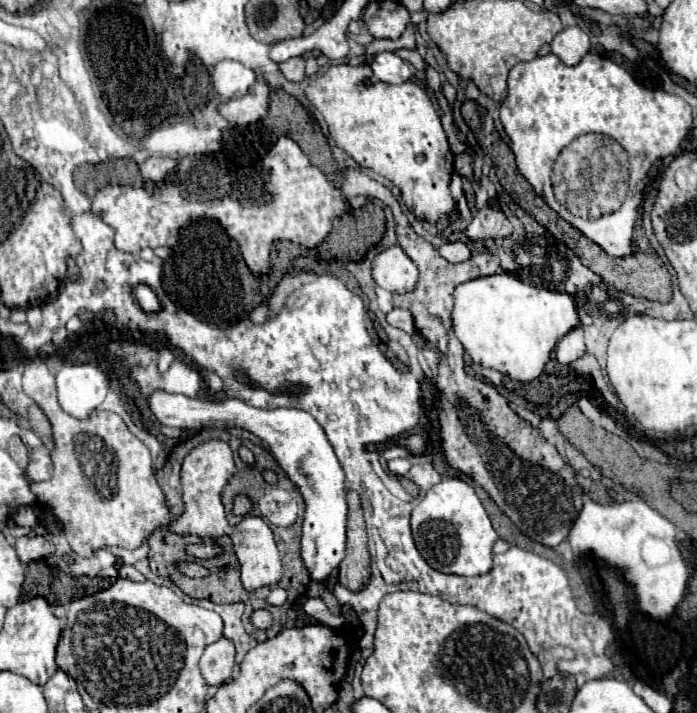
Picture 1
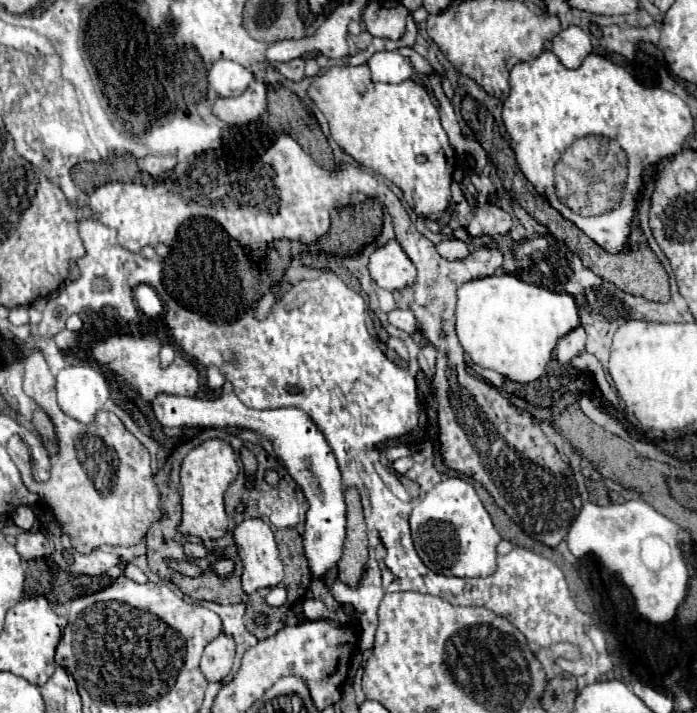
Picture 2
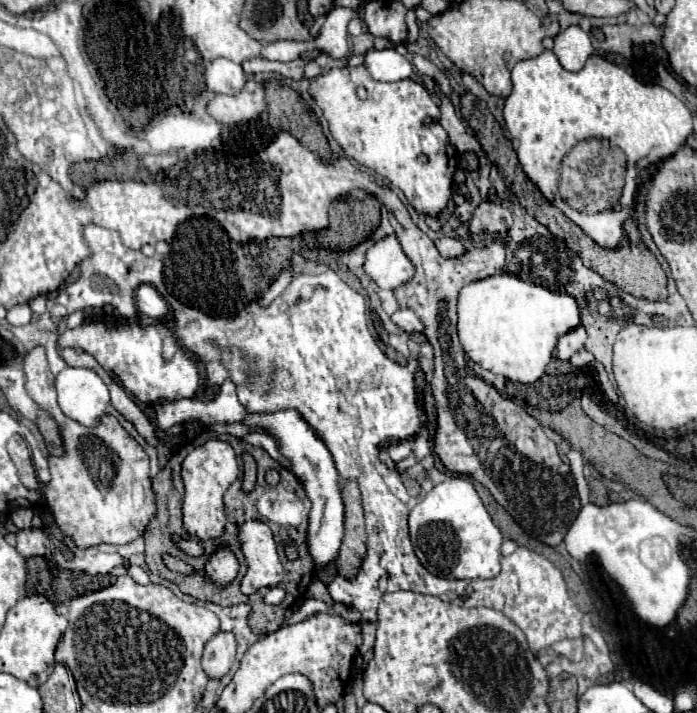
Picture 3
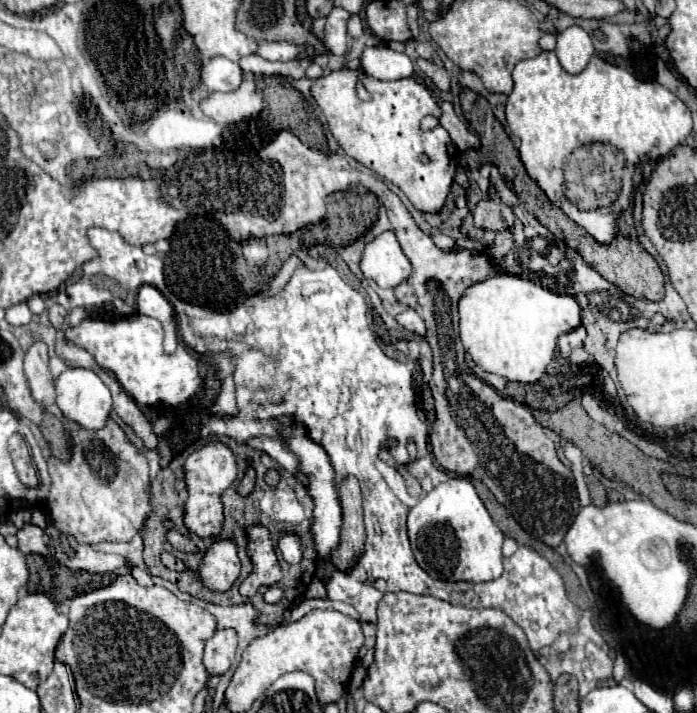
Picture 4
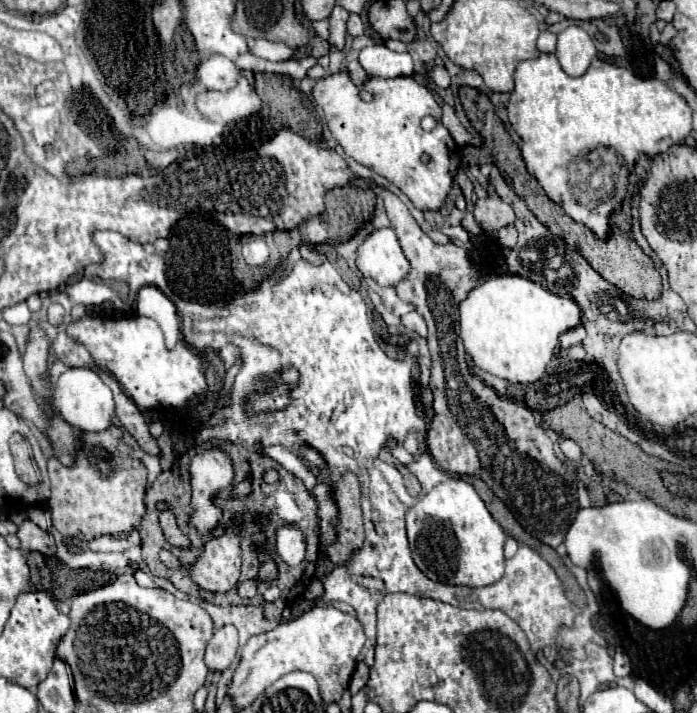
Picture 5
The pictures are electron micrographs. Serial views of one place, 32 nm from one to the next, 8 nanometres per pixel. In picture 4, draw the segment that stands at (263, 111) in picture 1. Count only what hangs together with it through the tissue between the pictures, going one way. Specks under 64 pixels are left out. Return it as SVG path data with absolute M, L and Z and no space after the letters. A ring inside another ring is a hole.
M244 80L244 84L236 92L214 92L206 100L202 100L202 110L206 116L216 120L218 124L236 124L246 118L254 118L264 108L264 98L258 92L254 80Z

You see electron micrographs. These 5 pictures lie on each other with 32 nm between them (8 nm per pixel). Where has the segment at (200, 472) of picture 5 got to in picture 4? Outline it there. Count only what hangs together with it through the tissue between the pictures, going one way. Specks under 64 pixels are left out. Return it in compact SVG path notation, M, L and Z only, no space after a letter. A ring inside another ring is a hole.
M208 442L200 450L192 452L184 464L184 480L188 488L188 500L184 506L184 524L199 537L214 537L219 534L224 522L222 492L236 480L234 452L222 442Z

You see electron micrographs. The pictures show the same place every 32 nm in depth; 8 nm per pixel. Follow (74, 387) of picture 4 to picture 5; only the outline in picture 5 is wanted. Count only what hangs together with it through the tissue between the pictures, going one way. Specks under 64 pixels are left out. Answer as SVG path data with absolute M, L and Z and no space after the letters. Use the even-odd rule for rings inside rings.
M68 368L54 384L54 408L60 412L60 418L66 420L70 426L78 428L78 430L86 430L86 432L100 432L104 428L108 428L108 424L114 424L114 400L112 400L112 392L110 388L100 380L100 376L90 370L90 368Z

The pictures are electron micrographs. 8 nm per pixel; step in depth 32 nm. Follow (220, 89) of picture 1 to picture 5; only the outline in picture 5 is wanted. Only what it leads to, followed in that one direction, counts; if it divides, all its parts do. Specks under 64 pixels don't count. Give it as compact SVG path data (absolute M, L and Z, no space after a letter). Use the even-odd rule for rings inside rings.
M212 56L206 62L202 62L196 70L198 82L202 82L208 90L230 90L238 84L240 68L236 68L234 62L230 62L224 56Z

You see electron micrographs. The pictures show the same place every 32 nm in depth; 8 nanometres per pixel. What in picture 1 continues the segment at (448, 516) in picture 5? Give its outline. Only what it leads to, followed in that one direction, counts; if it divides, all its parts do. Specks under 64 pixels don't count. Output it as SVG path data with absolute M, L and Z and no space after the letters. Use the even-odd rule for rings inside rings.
M444 478L432 486L412 510L412 534L420 554L432 568L458 576L480 576L492 568L492 544L498 540L474 488L460 478Z

